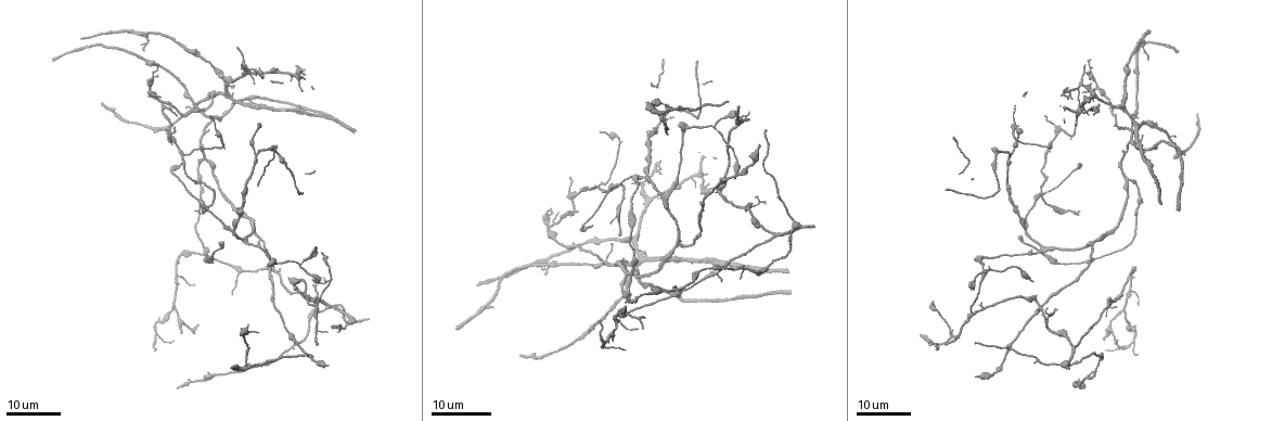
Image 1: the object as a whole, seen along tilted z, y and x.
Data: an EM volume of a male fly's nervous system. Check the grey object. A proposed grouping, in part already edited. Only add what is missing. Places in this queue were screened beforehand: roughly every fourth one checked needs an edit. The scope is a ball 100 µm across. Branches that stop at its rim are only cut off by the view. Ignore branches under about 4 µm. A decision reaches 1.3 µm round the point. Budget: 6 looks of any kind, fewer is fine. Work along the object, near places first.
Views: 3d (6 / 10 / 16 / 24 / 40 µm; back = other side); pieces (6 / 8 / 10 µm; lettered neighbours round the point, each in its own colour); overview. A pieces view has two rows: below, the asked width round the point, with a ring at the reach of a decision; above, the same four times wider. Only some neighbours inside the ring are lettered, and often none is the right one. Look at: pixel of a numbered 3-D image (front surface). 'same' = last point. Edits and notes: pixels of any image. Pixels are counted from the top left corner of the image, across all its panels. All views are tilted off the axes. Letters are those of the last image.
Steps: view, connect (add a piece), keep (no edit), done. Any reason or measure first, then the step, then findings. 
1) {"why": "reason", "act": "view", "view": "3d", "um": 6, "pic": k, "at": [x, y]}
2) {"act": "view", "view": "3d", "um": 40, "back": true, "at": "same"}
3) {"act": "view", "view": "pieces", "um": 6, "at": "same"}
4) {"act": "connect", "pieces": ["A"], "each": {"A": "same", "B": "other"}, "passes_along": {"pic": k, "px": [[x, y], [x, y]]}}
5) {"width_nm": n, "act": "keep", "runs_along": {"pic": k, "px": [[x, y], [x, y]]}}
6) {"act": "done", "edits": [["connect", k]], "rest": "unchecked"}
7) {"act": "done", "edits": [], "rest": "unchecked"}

{"why": "branch stops here", "act": "view", "view": "3d", "um": 24, "pic": 1, "at": [931, 302]}

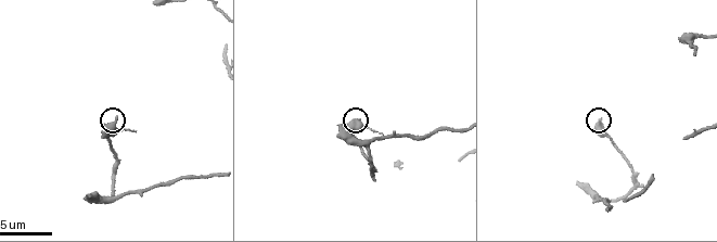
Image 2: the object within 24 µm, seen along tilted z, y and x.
{"act": "view", "view": "pieces", "um": 8, "pic": 2, "at": [598, 120]}

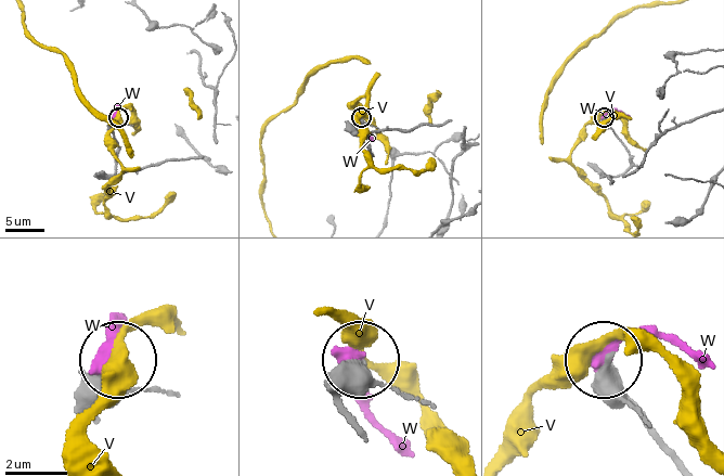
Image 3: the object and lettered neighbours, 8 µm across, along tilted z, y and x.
{"width_nm": 250, "act": "keep", "each": {"V": "other", "W": "other"}, "found": "no lettered piece goes on from it"}

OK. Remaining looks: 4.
{"act": "view", "view": "3d", "um": 16, "pic": 1, "at": [620, 234]}

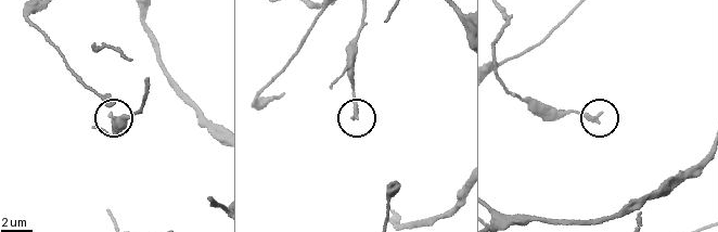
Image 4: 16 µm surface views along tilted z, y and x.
{"act": "view", "view": "pieces", "um": 6, "pic": 4, "at": [109, 115]}

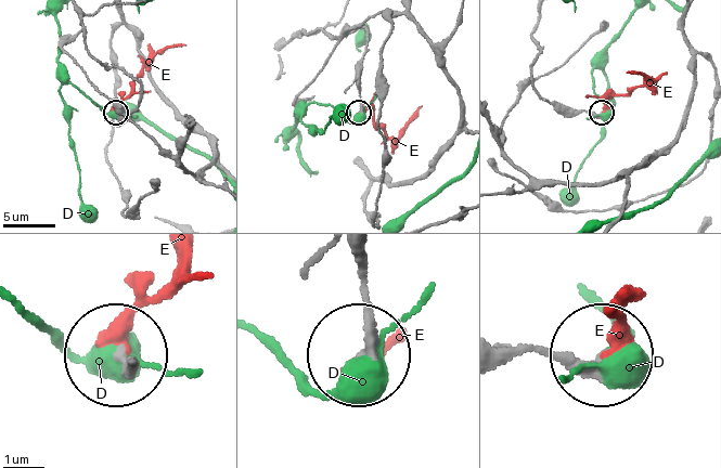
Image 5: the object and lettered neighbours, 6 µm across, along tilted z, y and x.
{"act": "keep", "each": {"D": "other", "E": "other"}, "found": "none of them fits"}

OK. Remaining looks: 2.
{"why": "branch stops here", "act": "view", "view": "3d", "um": 24, "pic": 1, "at": [1085, 65]}

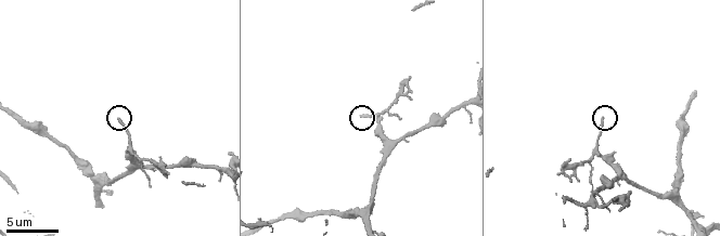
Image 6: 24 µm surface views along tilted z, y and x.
{"why": "see the neighbours", "act": "view", "view": "pieces", "um": 10, "pic": 6, "at": [603, 118]}

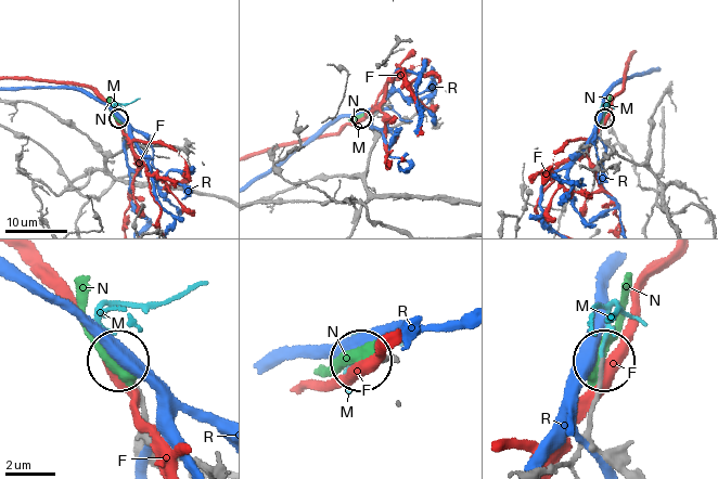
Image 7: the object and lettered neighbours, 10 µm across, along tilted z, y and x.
{"width_nm": 170, "act": "connect", "pieces": ["M"], "each": {"F": "other", "M": "same", "N": "other", "R": "other"}, "found": "the cell continues"}

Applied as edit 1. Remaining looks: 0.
{"act": "done", "edits": [["connect", 7]], "rest": "unchecked"}

